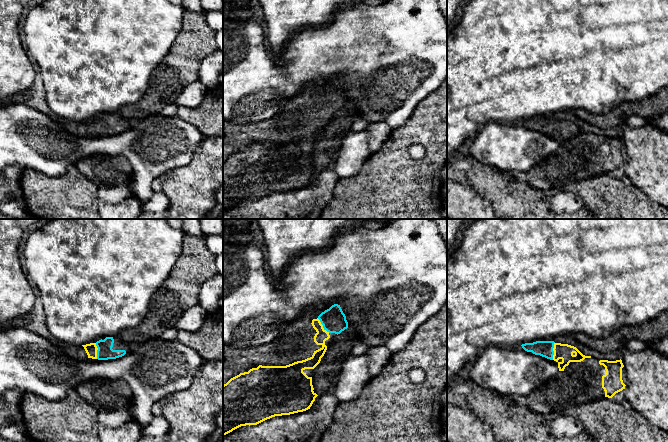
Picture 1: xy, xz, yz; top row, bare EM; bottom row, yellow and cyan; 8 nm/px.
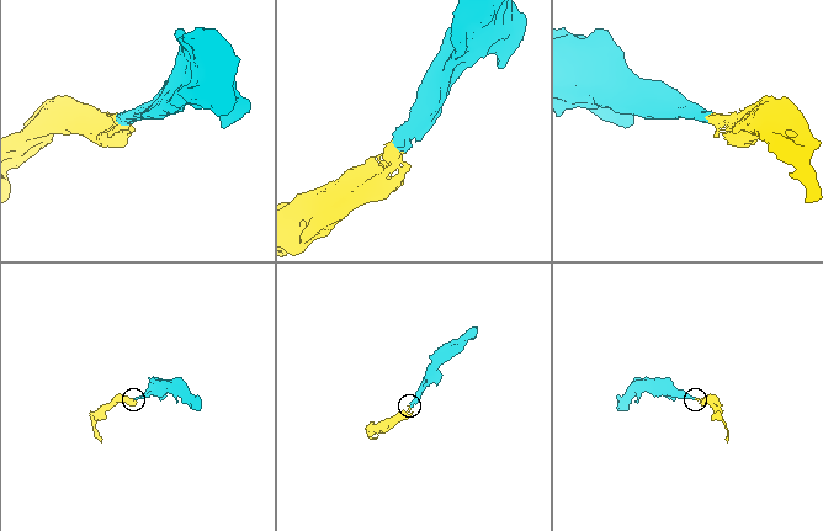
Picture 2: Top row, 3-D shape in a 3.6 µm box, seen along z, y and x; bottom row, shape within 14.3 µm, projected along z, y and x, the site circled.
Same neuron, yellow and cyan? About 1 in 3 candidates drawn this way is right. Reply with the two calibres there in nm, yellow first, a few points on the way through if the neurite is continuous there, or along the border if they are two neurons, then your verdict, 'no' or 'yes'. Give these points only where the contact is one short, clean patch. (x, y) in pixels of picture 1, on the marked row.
130/130 nm | across yz (565, 352), (553, 350), (543, 348) | yes

